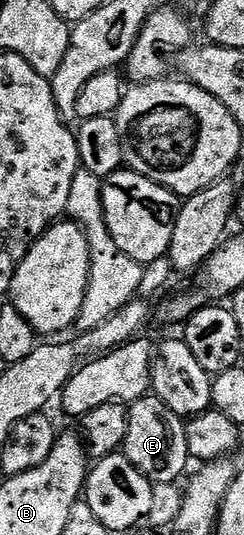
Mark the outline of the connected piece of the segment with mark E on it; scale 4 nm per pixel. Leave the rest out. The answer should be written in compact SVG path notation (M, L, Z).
M150 394L134 400L129 404L123 454L155 486L173 484L181 475L186 475L185 467L191 464L185 426L186 421L179 414L175 414L175 410L167 407L158 396Z

